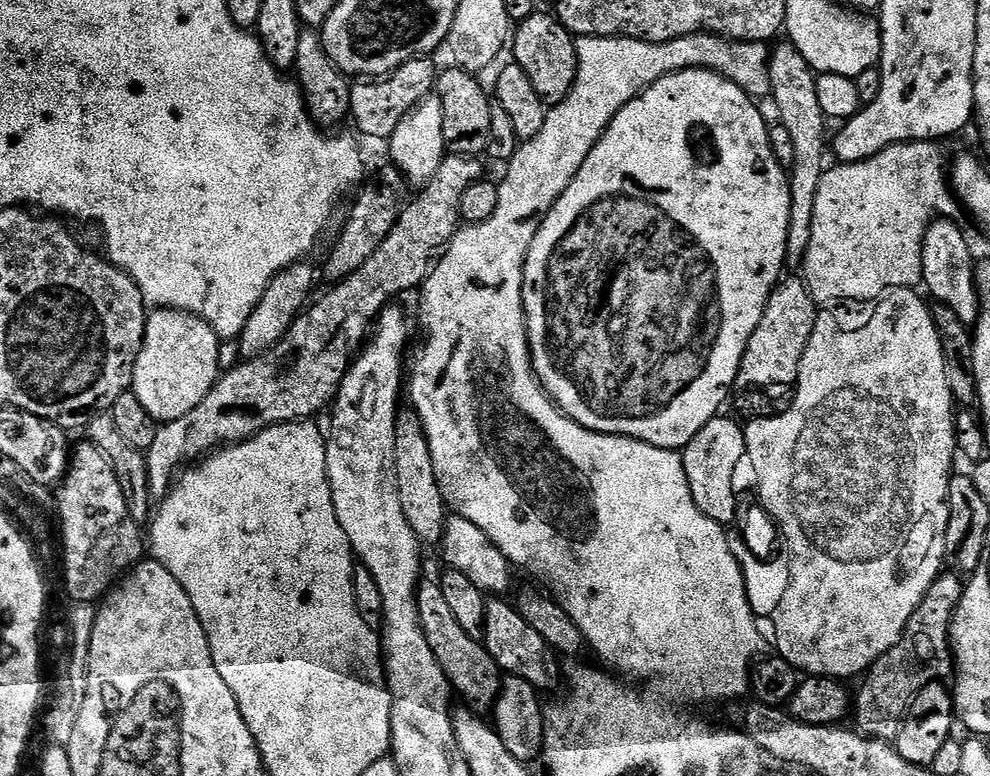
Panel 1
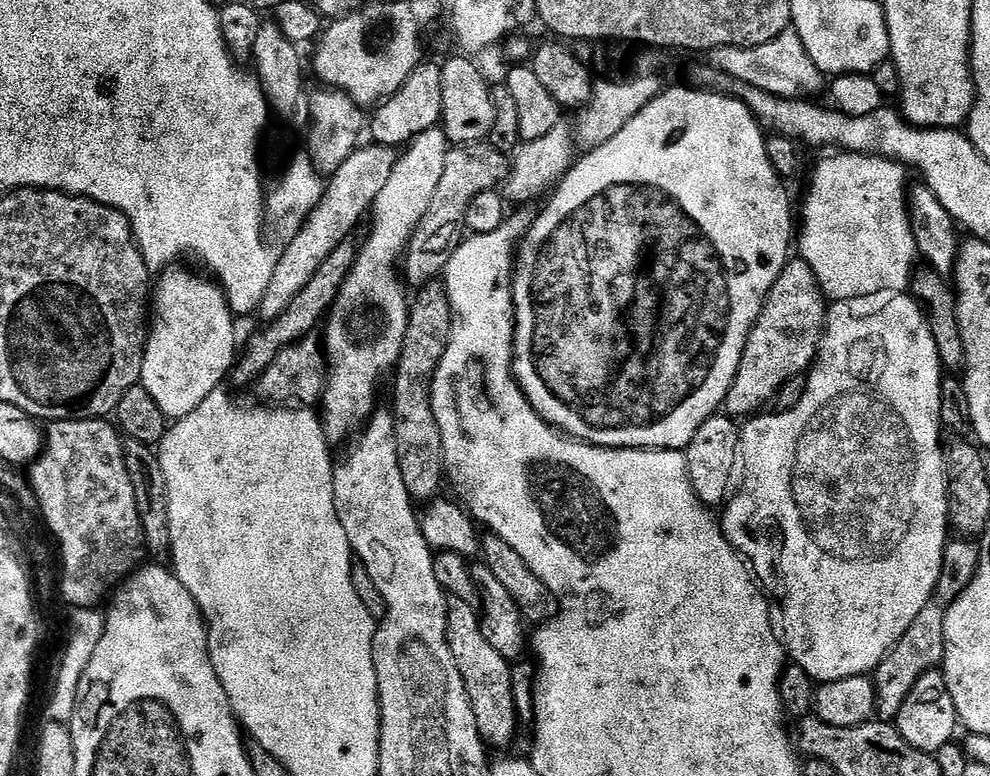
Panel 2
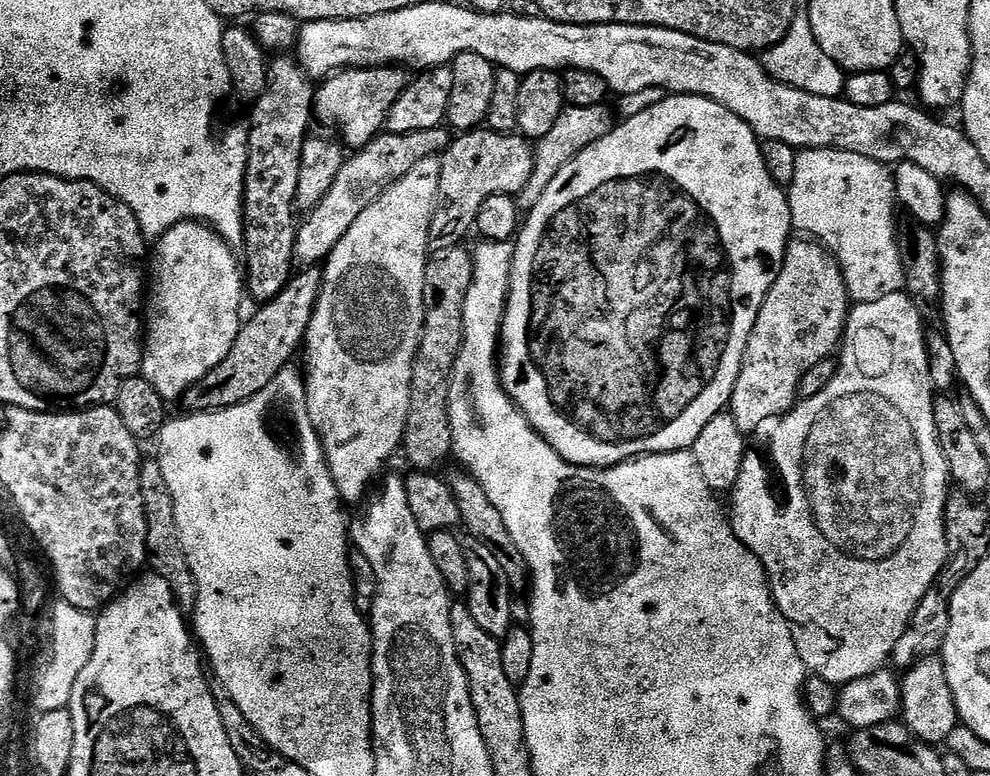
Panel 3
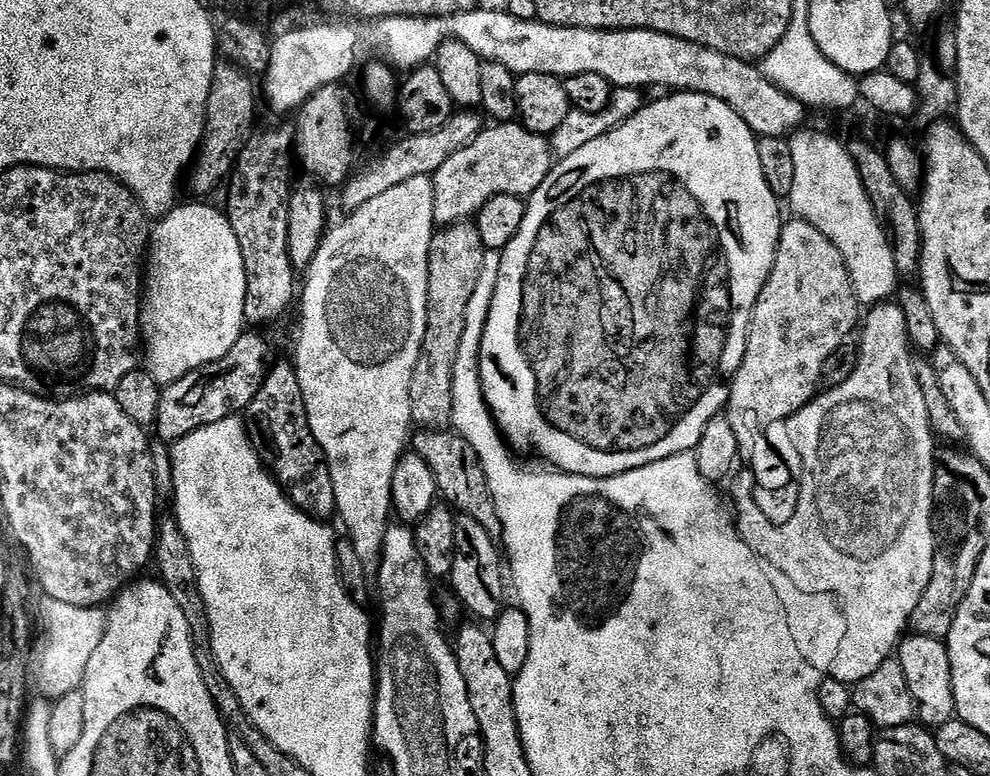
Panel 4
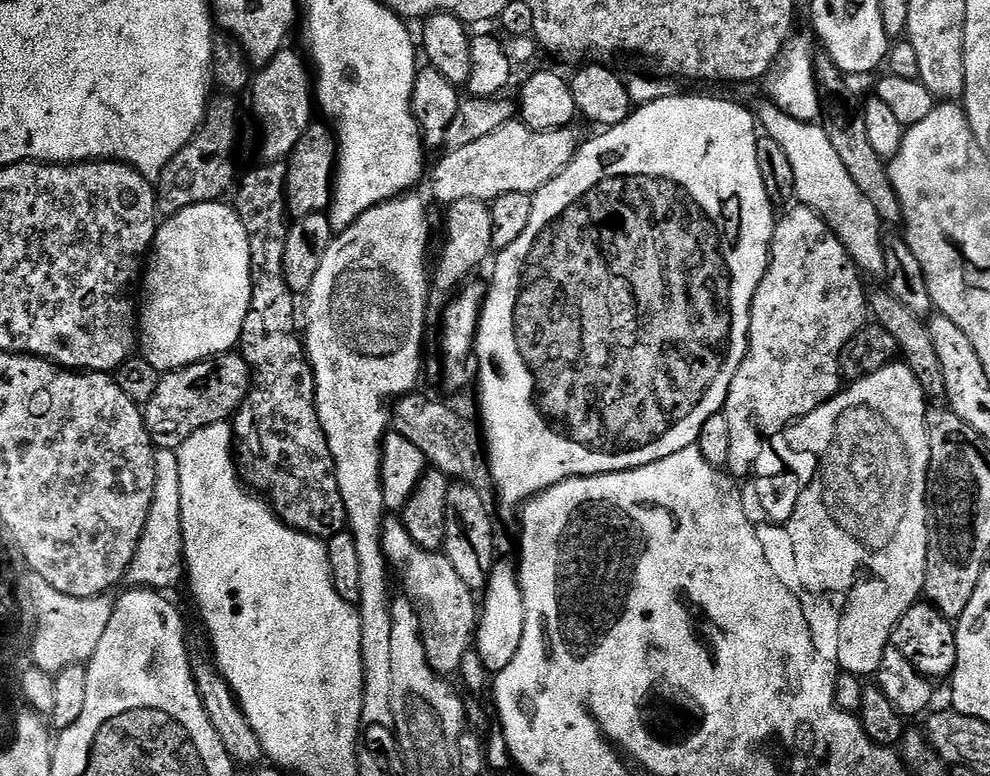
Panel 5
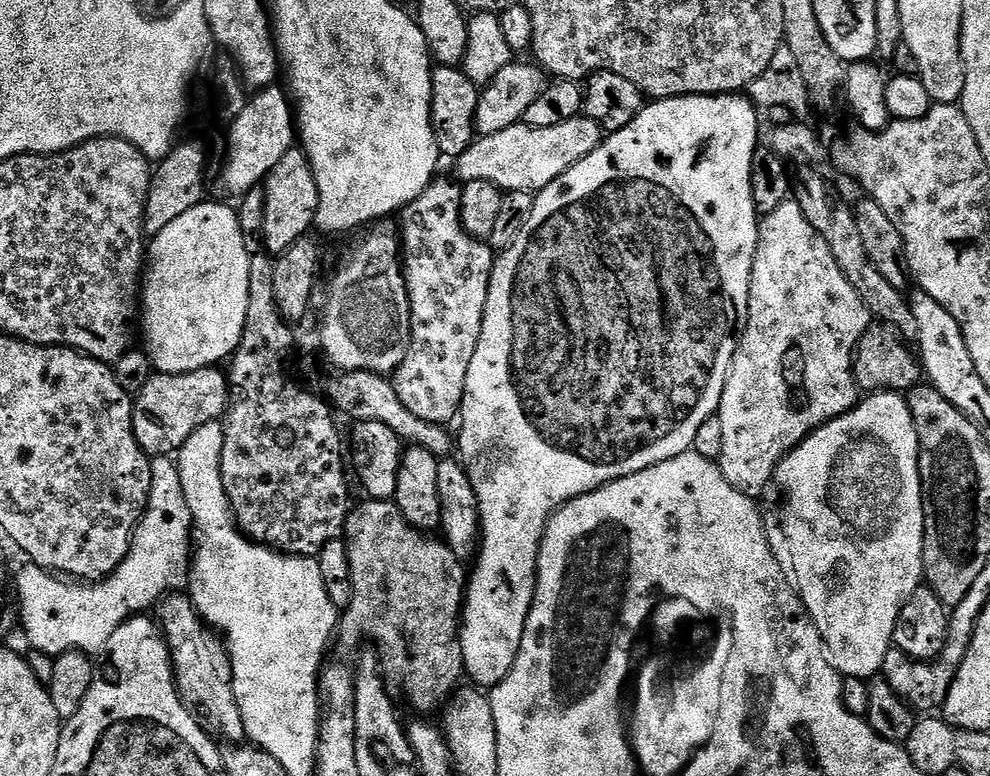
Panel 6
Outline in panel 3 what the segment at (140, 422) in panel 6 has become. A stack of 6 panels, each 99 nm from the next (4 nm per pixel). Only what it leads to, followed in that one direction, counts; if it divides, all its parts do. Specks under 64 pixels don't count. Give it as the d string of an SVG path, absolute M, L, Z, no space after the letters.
M301 267L273 300L257 307L260 309L241 323L240 333L228 357L184 393L182 404L188 407L187 411L194 413L229 408L254 398L254 394L263 388L269 388L273 378L293 363L292 355L301 351L310 318L314 318L314 306L318 302L323 277L323 267Z

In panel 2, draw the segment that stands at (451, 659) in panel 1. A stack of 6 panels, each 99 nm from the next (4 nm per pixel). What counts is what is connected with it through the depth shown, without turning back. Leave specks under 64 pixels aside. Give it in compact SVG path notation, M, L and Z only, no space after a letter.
M449 599L448 645L462 674L462 682L472 703L481 738L491 747L492 744L496 748L506 747L516 736L518 719L512 689L512 664L504 660L502 654L498 654L498 650L494 650L494 646L490 646L484 637L481 617L473 605Z

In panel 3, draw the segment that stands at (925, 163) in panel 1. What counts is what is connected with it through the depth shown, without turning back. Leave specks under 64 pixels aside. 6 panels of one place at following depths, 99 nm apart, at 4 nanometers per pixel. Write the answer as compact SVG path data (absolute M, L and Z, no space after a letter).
M806 148L796 153L796 165L794 166L794 182L790 185L787 185L786 191L788 193L788 205L790 206L790 214L792 215L792 226L797 233L807 234L811 239L819 242L823 247L827 248L829 253L834 257L836 264L840 268L840 273L844 275L844 284L848 287L848 295L851 297L856 304L865 304L866 302L878 302L878 298L886 298L886 294L894 294L895 292L904 292L904 257L902 255L902 244L898 239L898 232L896 236L896 224L892 221L892 211L897 211L898 201L896 198L896 181L894 179L893 173L889 171L885 165L879 164L877 160L871 160L866 158L862 154L854 154L853 152L847 152L841 148Z

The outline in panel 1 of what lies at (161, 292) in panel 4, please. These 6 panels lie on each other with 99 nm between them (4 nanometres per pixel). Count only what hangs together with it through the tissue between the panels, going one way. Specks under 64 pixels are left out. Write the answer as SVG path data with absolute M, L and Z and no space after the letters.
M157 308L148 317L144 345L132 375L131 391L157 422L182 418L190 414L206 394L210 394L220 379L220 347L220 337L203 317L179 312L176 308Z

